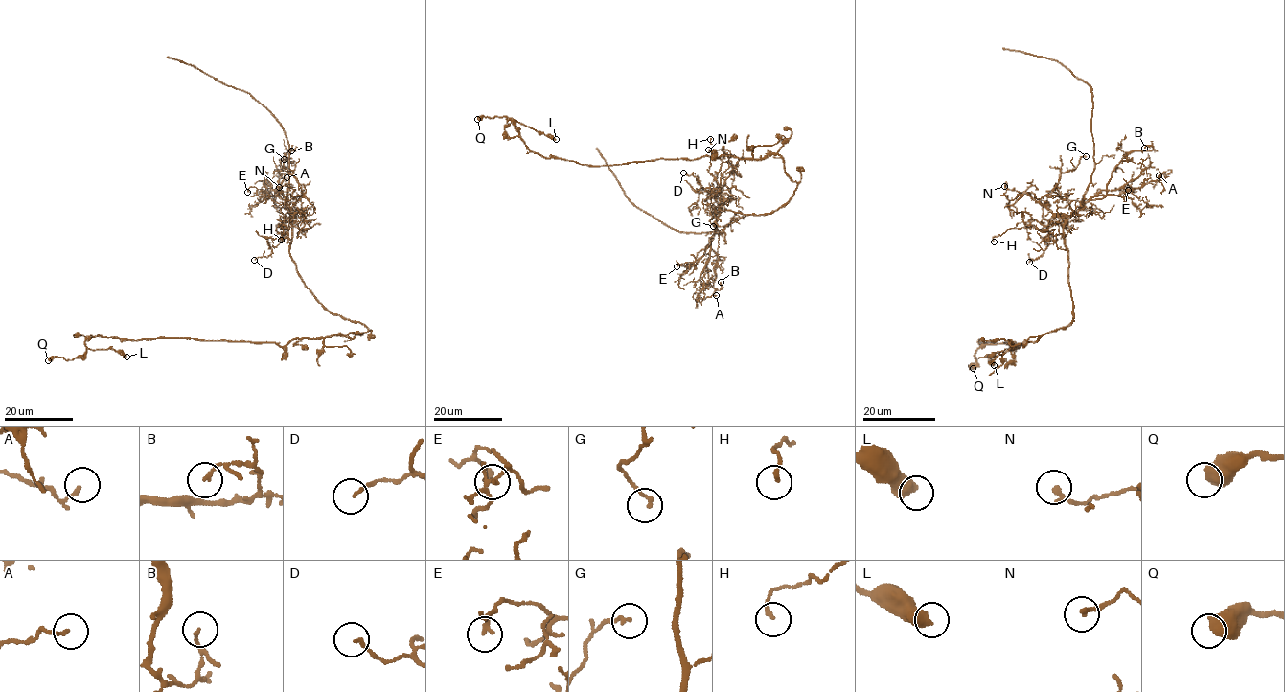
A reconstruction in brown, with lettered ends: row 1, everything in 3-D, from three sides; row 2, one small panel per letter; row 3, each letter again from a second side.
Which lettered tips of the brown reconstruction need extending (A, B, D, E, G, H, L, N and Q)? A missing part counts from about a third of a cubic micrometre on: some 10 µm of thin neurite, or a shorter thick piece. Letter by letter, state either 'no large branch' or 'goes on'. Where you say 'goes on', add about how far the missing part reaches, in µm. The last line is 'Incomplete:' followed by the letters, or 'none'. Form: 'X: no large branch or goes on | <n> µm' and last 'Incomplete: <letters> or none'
A: no large branch
B: no large branch
D: no large branch
E: no large branch
G: no large branch
H: no large branch
L: no large branch
N: no large branch
Q: no large branch
Incomplete: none

